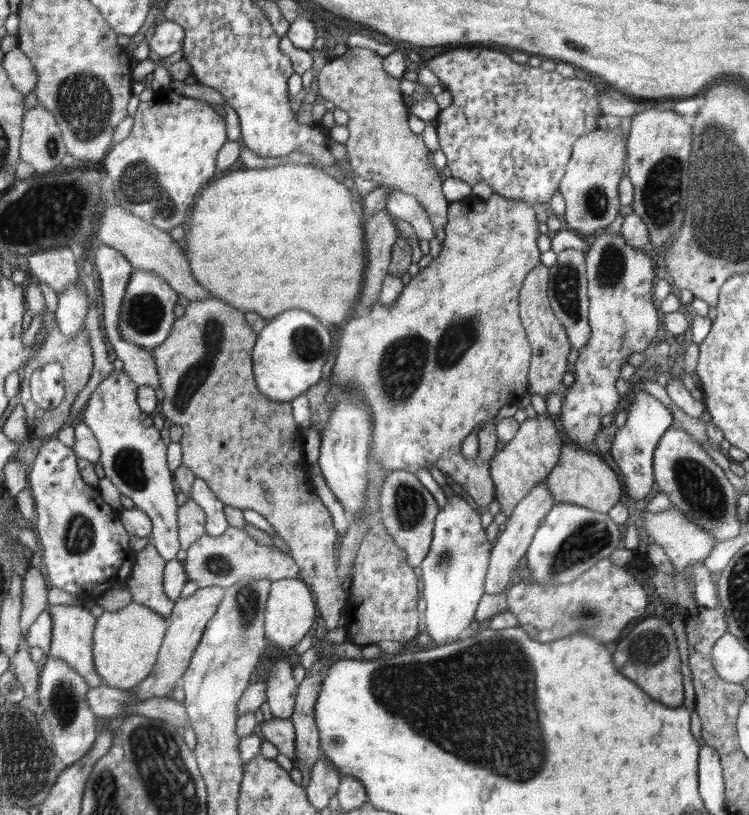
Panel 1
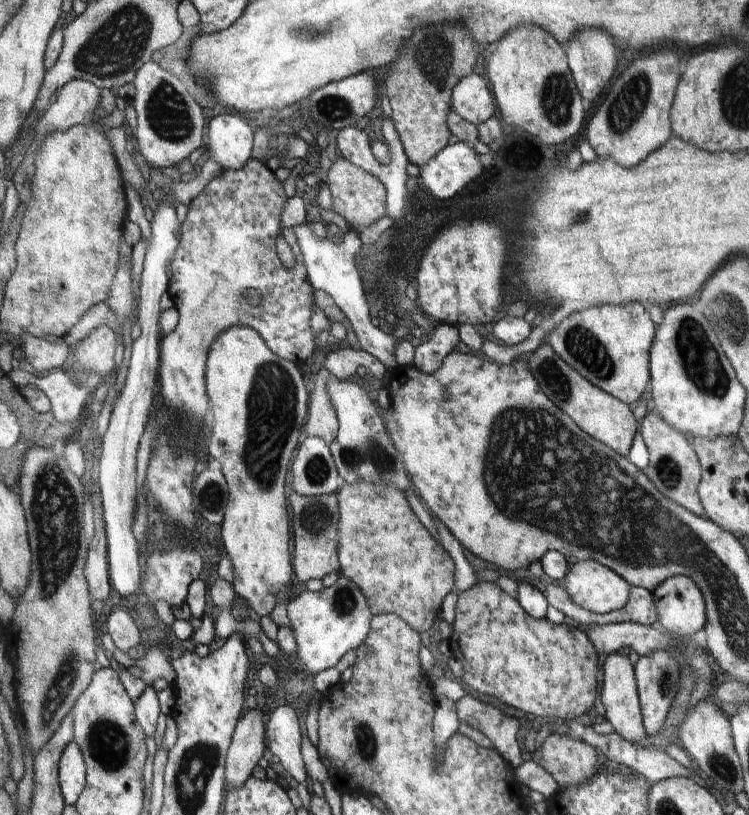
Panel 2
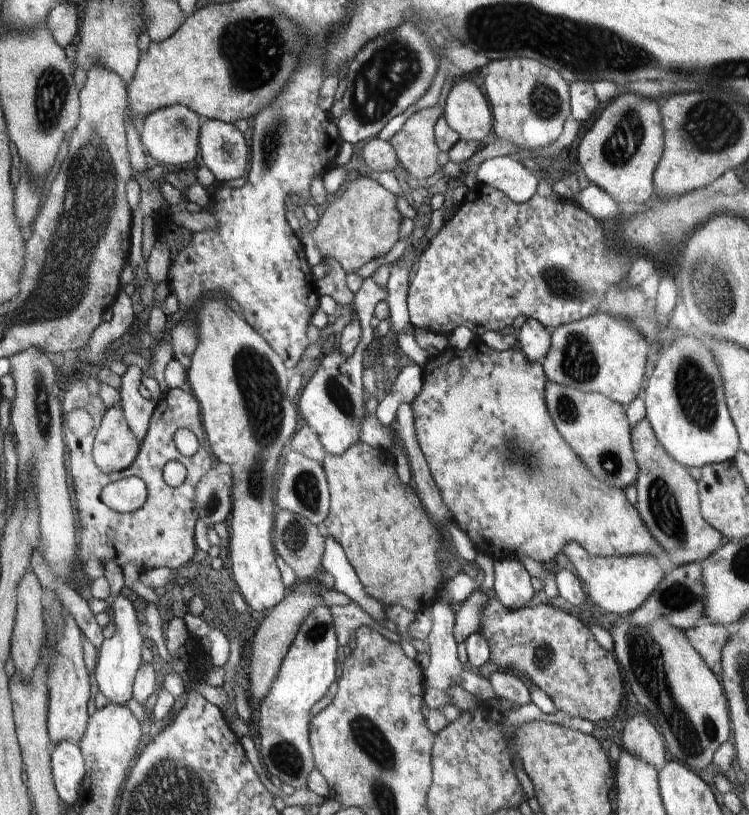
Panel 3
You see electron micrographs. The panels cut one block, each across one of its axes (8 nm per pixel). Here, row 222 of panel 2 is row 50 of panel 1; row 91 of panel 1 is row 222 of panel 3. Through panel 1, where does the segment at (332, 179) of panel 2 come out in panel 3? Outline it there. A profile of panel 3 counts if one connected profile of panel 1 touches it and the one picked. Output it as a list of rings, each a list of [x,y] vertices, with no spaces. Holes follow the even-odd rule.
[[[357,177],[356,180],[348,184],[348,188],[342,192],[333,202],[329,202],[326,212],[322,218],[318,219],[318,226],[314,228],[312,234],[320,249],[323,258],[333,257],[341,266],[345,273],[356,272],[362,266],[373,259],[384,257],[400,240],[399,227],[403,218],[397,210],[397,197],[383,188],[377,181],[369,177]]]

